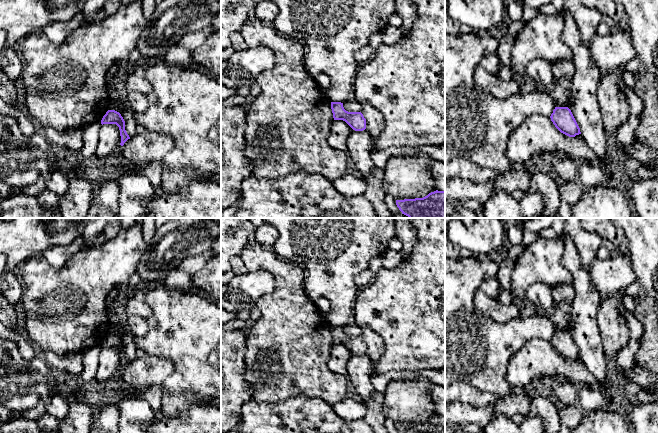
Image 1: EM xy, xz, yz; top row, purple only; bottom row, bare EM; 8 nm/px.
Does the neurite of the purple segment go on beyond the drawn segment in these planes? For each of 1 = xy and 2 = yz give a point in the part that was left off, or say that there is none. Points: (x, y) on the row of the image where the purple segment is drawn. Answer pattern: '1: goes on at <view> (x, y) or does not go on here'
1: does not go on here
2: does not go on here

